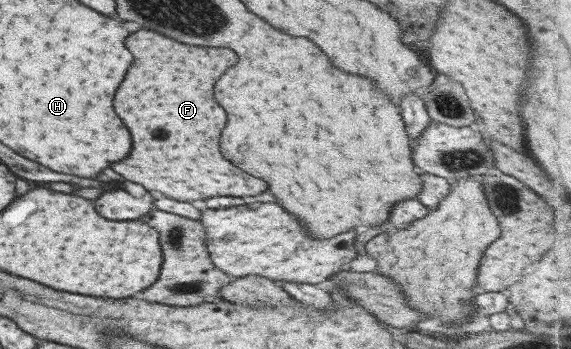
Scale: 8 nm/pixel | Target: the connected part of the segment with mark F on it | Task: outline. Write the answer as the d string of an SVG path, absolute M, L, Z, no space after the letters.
M137 30L125 38L125 48L133 54L133 62L129 72L121 80L119 88L115 90L113 110L127 126L133 146L125 160L111 164L109 168L123 176L129 182L141 184L145 190L157 190L163 196L169 196L179 202L189 200L205 200L211 196L255 196L267 190L263 180L257 180L233 164L229 164L217 148L217 140L221 128L225 126L225 112L213 100L213 84L215 80L237 62L233 52L227 48L197 48L179 44L169 40L151 30Z

